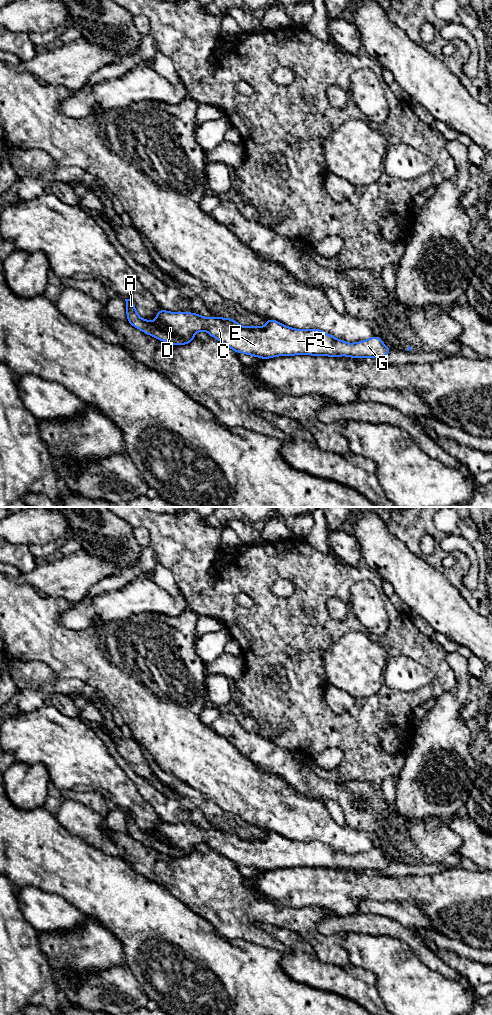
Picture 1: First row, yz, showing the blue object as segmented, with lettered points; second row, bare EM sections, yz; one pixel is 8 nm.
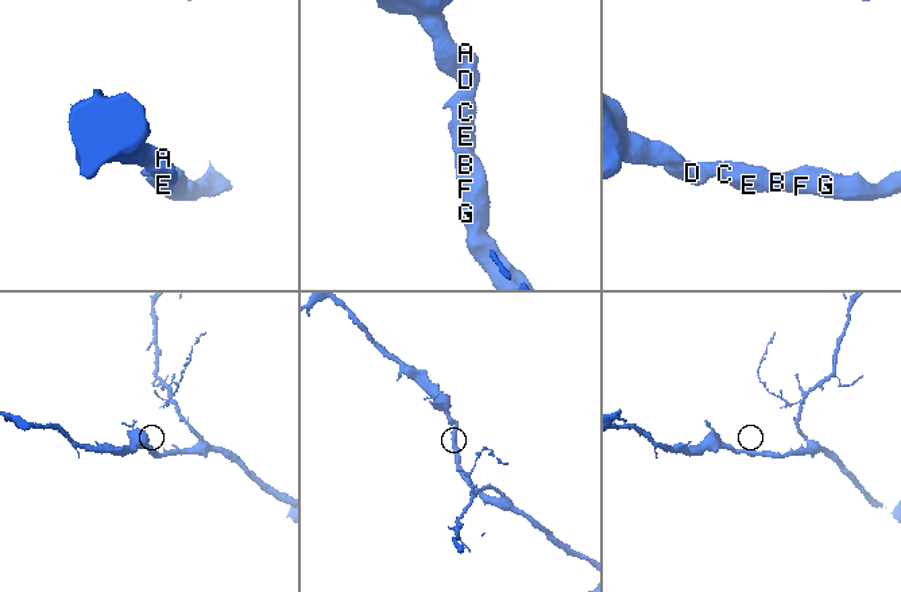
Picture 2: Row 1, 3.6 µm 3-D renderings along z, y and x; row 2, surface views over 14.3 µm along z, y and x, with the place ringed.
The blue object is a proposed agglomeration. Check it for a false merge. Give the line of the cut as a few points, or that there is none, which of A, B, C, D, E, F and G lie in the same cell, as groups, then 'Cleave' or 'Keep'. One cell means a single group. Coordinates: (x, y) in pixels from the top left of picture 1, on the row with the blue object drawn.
No split. Groups: A B C D E F G. Keep

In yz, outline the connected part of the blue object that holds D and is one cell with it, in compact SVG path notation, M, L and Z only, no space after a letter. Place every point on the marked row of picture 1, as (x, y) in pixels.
M125 299L127 321L135 328L140 329L147 335L169 343L171 345L186 345L193 341L197 332L203 330L210 336L218 339L237 353L256 356L262 359L274 358L276 356L293 355L324 355L329 357L348 356L351 358L383 358L390 354L391 350L385 346L379 336L356 343L347 343L322 331L321 329L294 329L274 319L267 319L266 325L262 327L242 327L236 320L221 317L209 317L191 312L168 312L158 309L155 321L141 319L131 299Z

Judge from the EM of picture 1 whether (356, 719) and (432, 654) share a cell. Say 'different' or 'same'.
same

